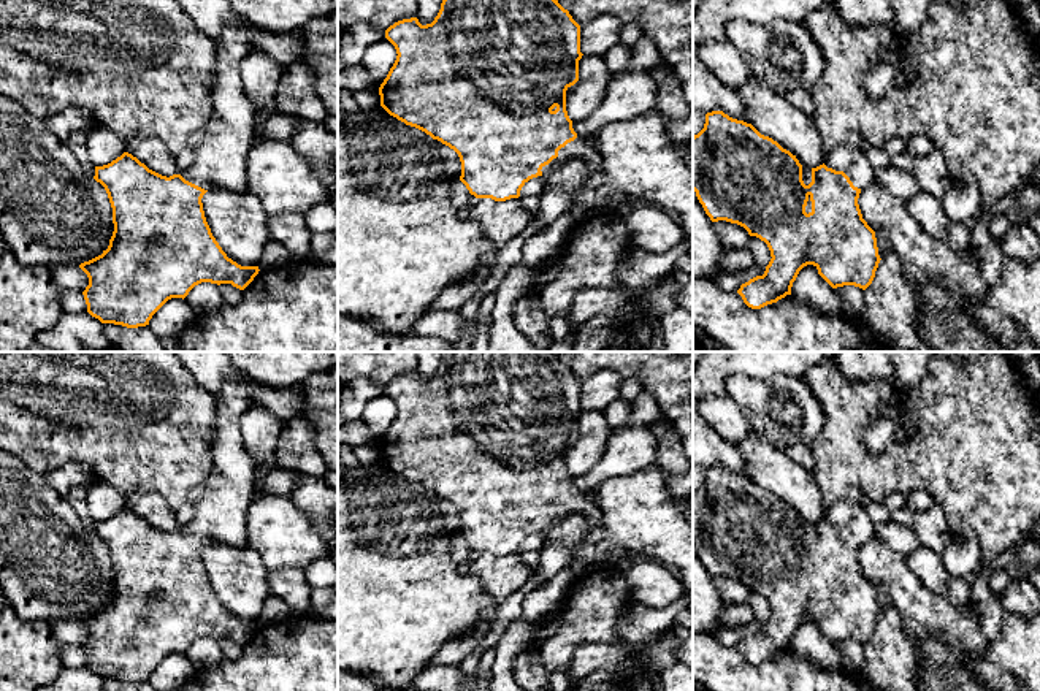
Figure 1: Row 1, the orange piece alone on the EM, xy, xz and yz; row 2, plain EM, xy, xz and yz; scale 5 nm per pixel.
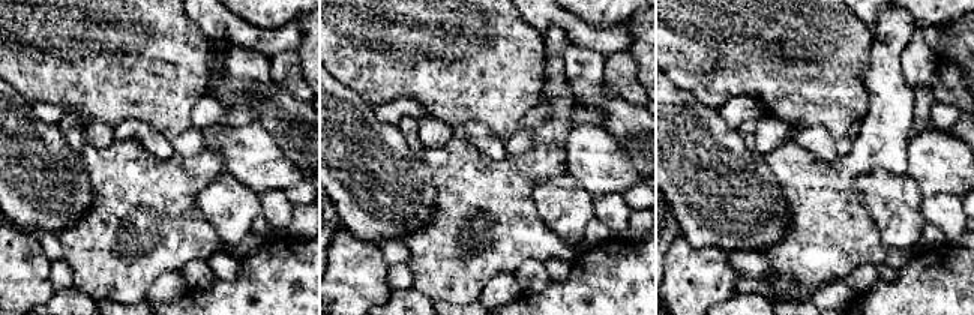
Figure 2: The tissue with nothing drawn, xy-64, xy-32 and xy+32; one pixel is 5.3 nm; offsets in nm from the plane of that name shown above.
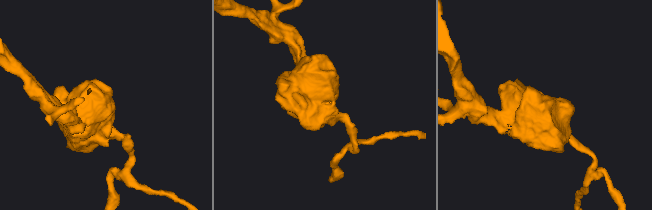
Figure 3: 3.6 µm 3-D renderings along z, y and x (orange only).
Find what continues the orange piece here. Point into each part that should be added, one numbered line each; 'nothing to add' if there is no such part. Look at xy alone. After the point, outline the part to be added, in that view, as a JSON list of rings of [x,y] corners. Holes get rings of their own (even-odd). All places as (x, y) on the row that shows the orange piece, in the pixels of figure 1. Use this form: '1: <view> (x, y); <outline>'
1: xy (221, 162); [[[225,25],[214,40],[212,116],[192,166],[179,171],[205,189],[247,190],[247,152],[257,141],[255,106],[243,87],[241,63],[252,51],[241,25]]]

